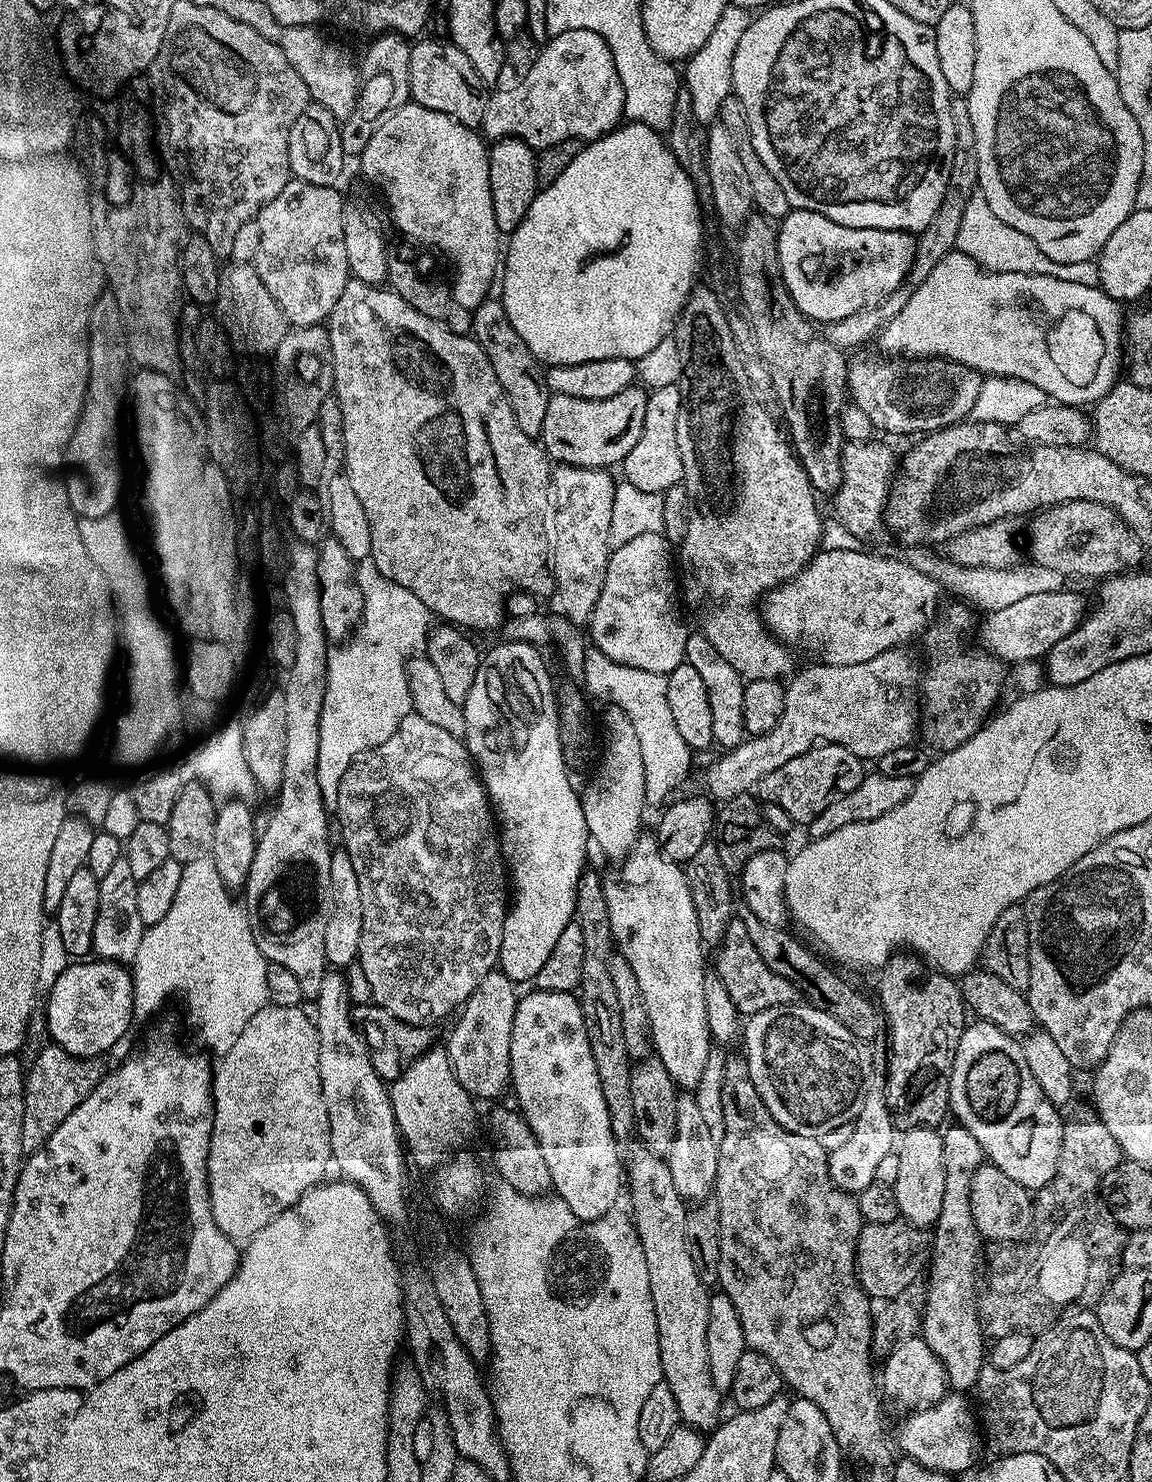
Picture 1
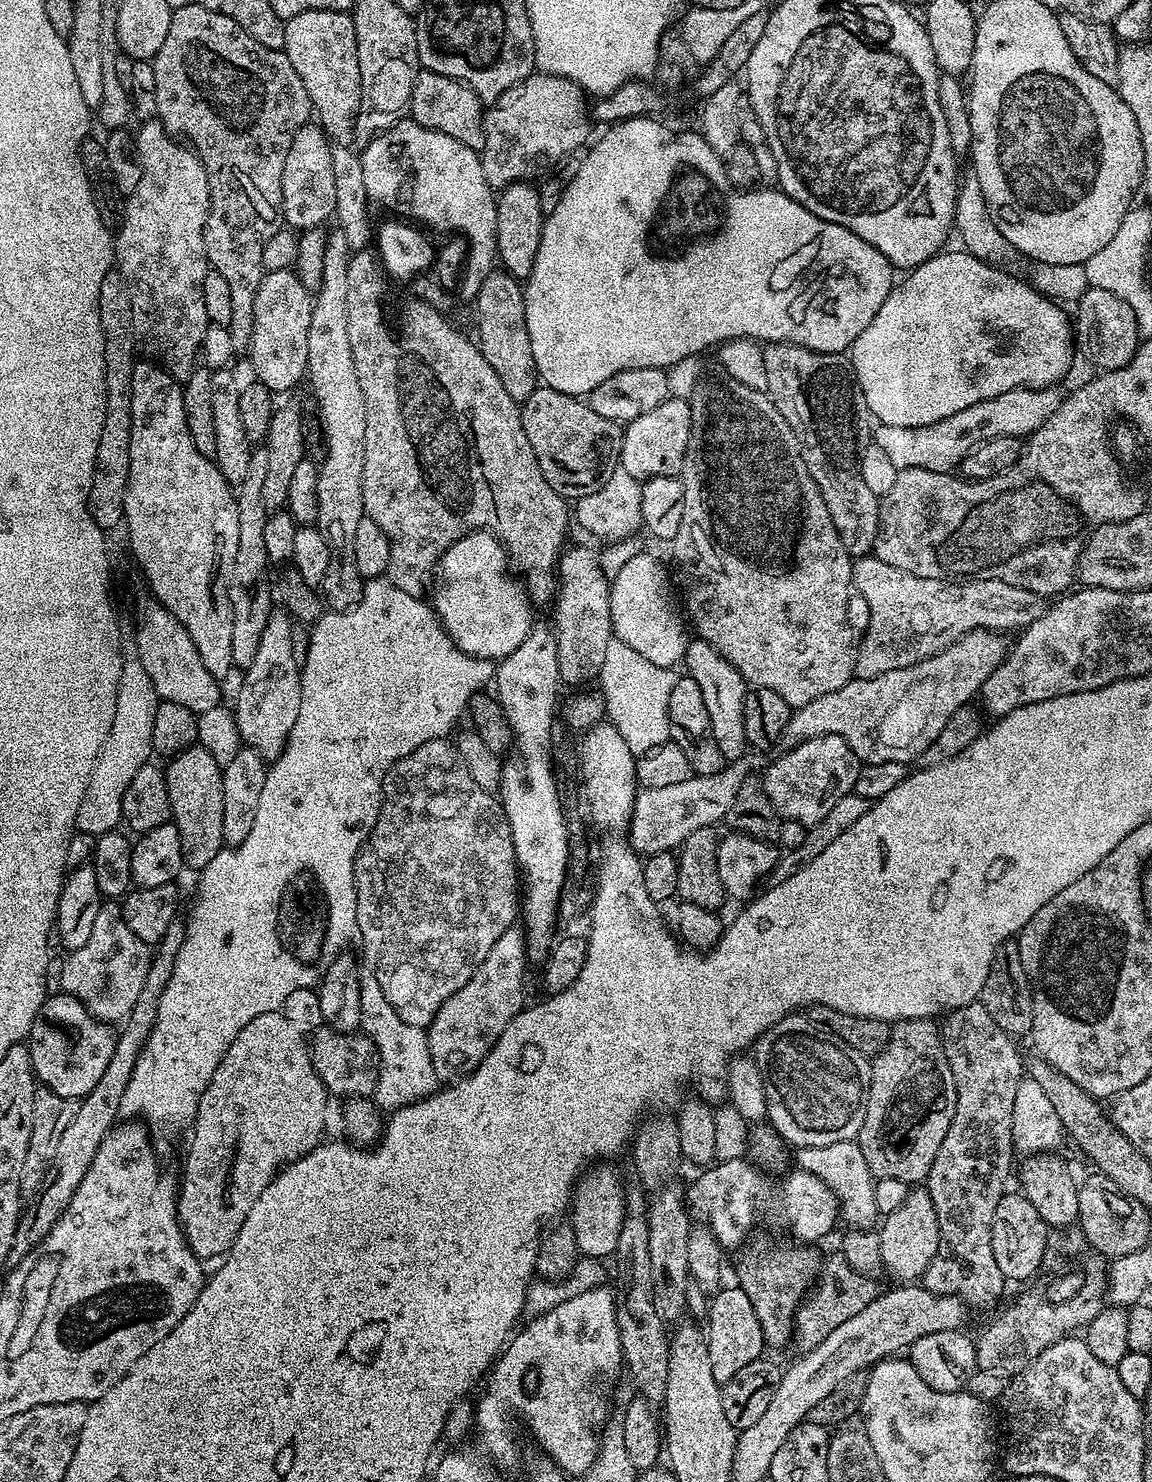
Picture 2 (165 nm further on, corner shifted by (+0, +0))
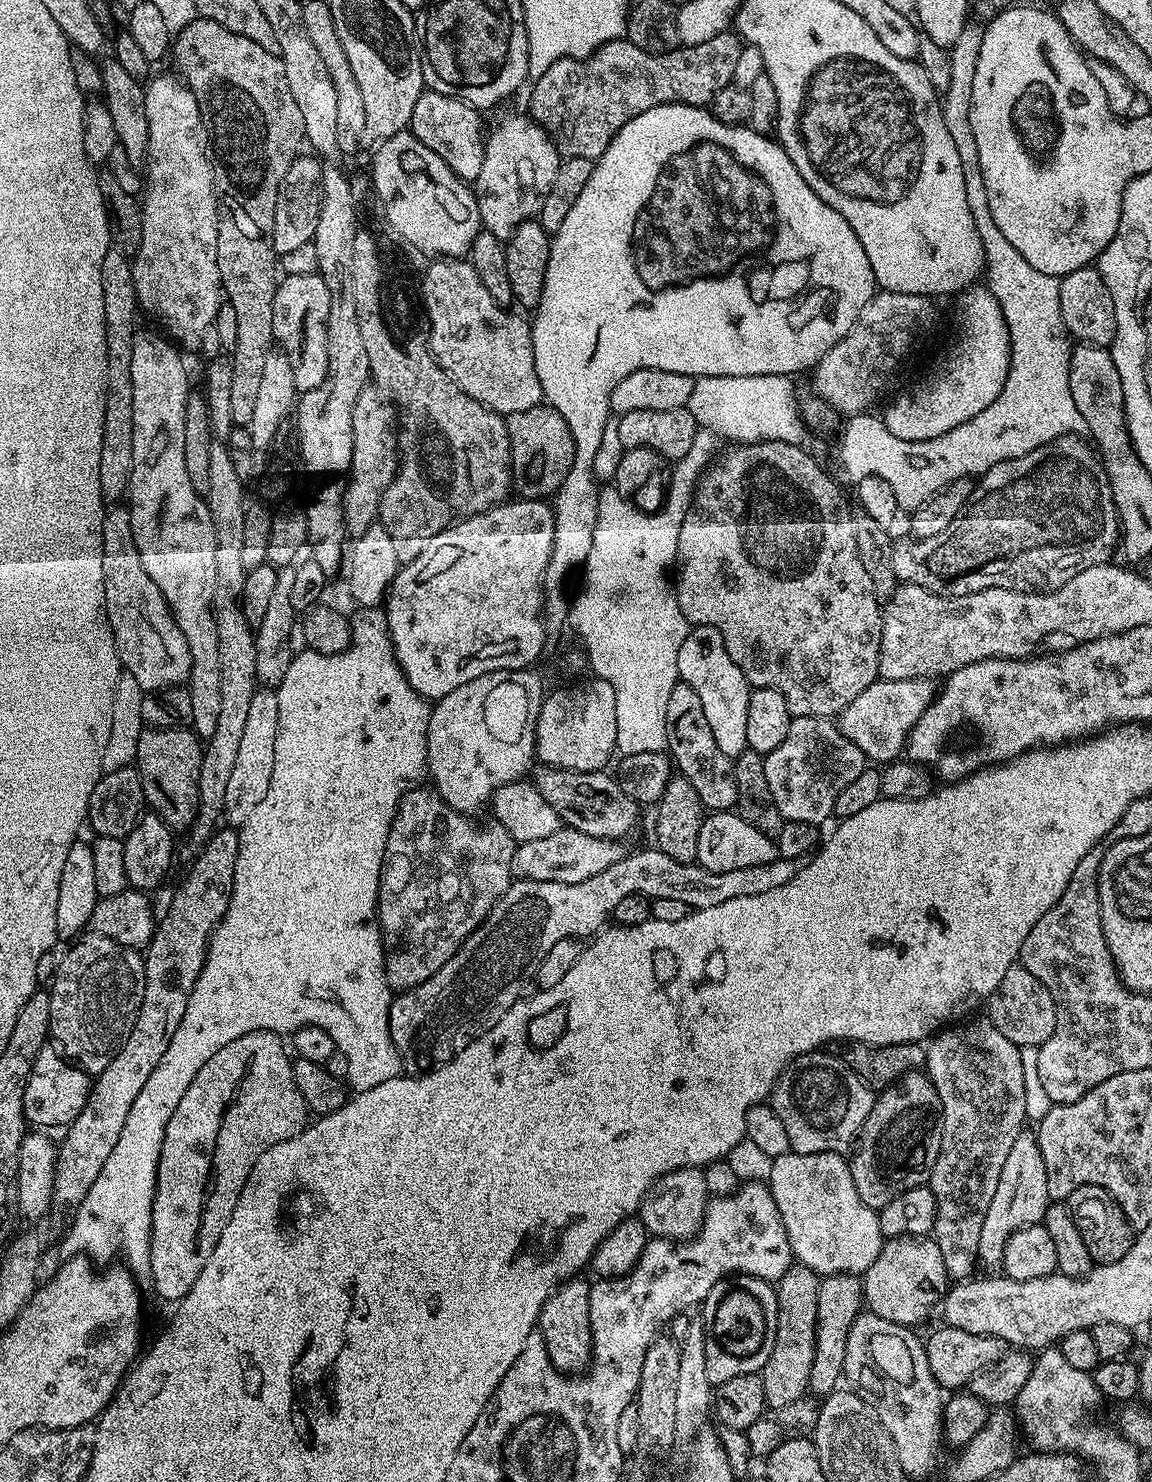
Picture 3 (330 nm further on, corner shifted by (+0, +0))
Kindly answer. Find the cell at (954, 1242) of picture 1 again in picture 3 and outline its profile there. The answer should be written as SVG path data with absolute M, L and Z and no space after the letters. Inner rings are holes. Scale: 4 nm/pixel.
M972 1019L941 1028L927 1041L924 1049L926 1075L938 1090L940 1099L942 1130L938 1158L927 1183L936 1203L936 1221L931 1235L938 1250L942 1250L942 1262L946 1262L946 1274L952 1282L969 1279L975 1273L972 1271L978 1268L978 1240L986 1210L994 1198L994 1190L998 1190L998 1177L1002 1174L1002 1166L1006 1166L1010 1146L1014 1146L1018 1134L1026 1128L1026 1082L1022 1074L1020 1048L1000 1034L989 1019Z

